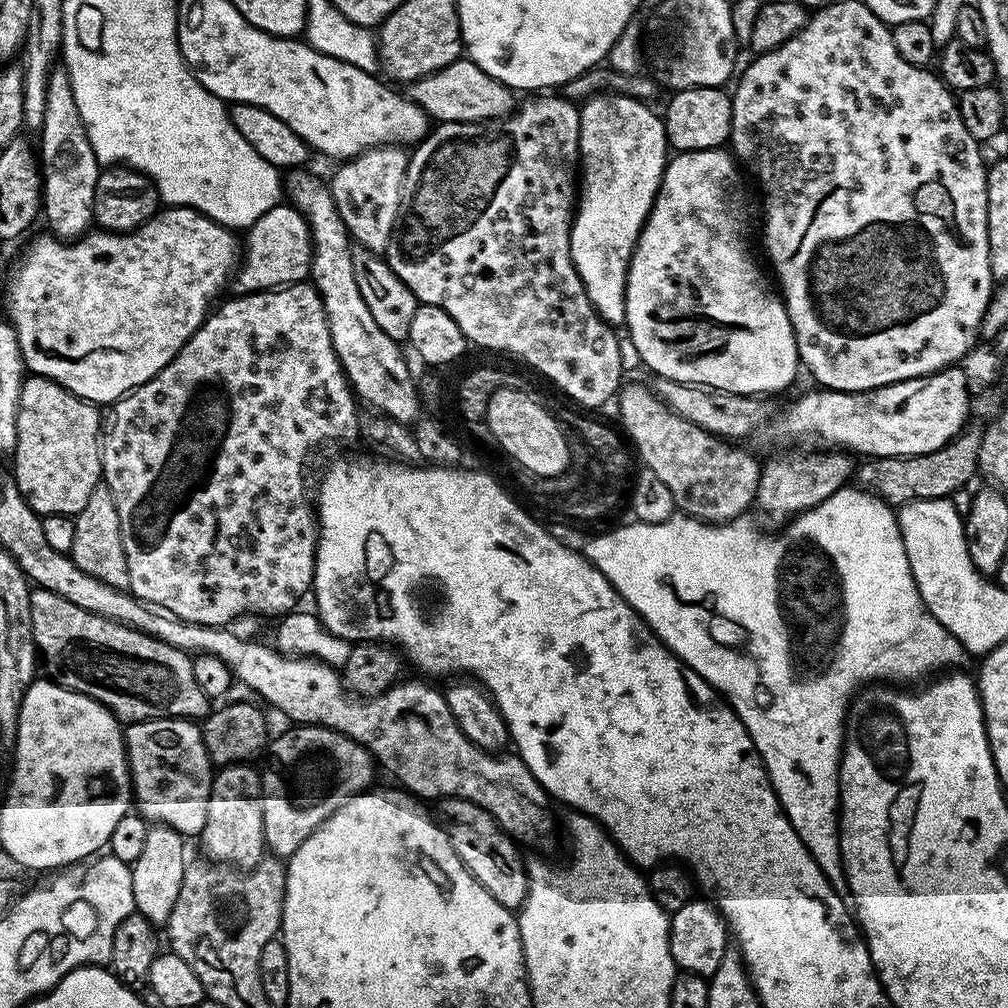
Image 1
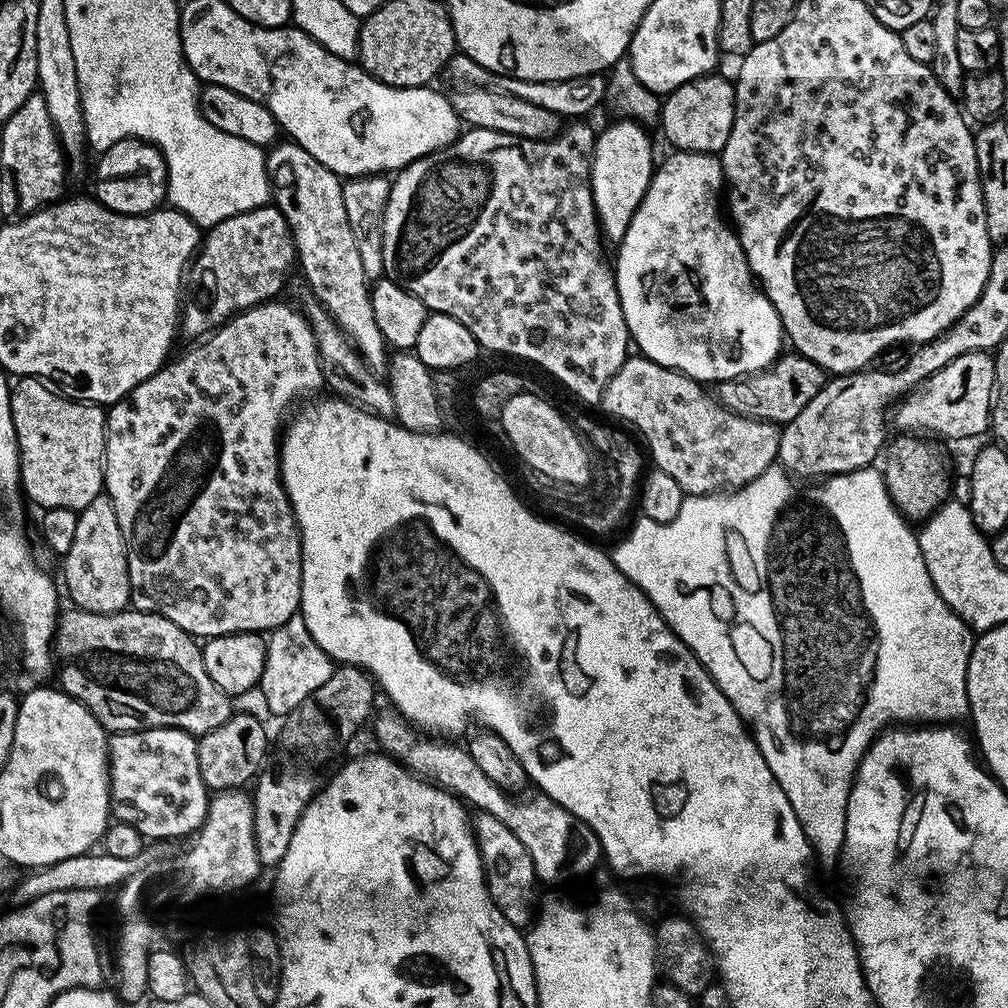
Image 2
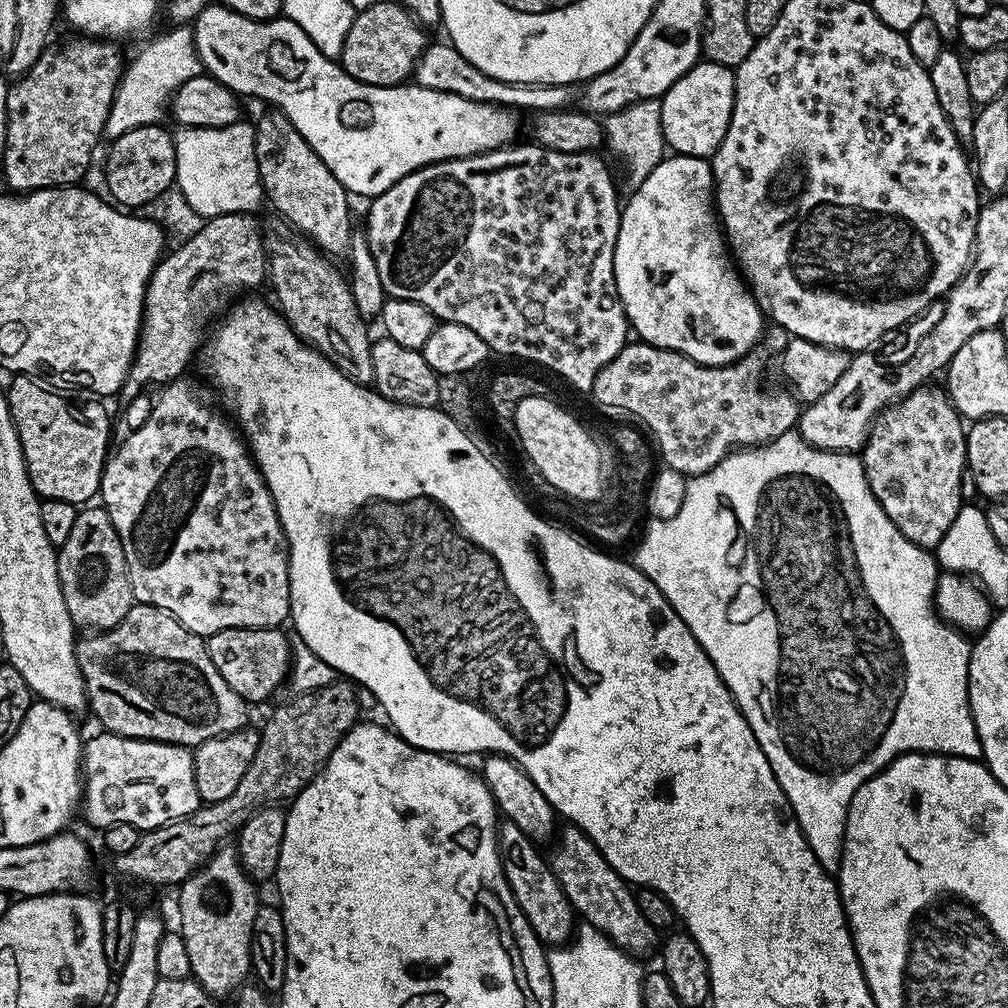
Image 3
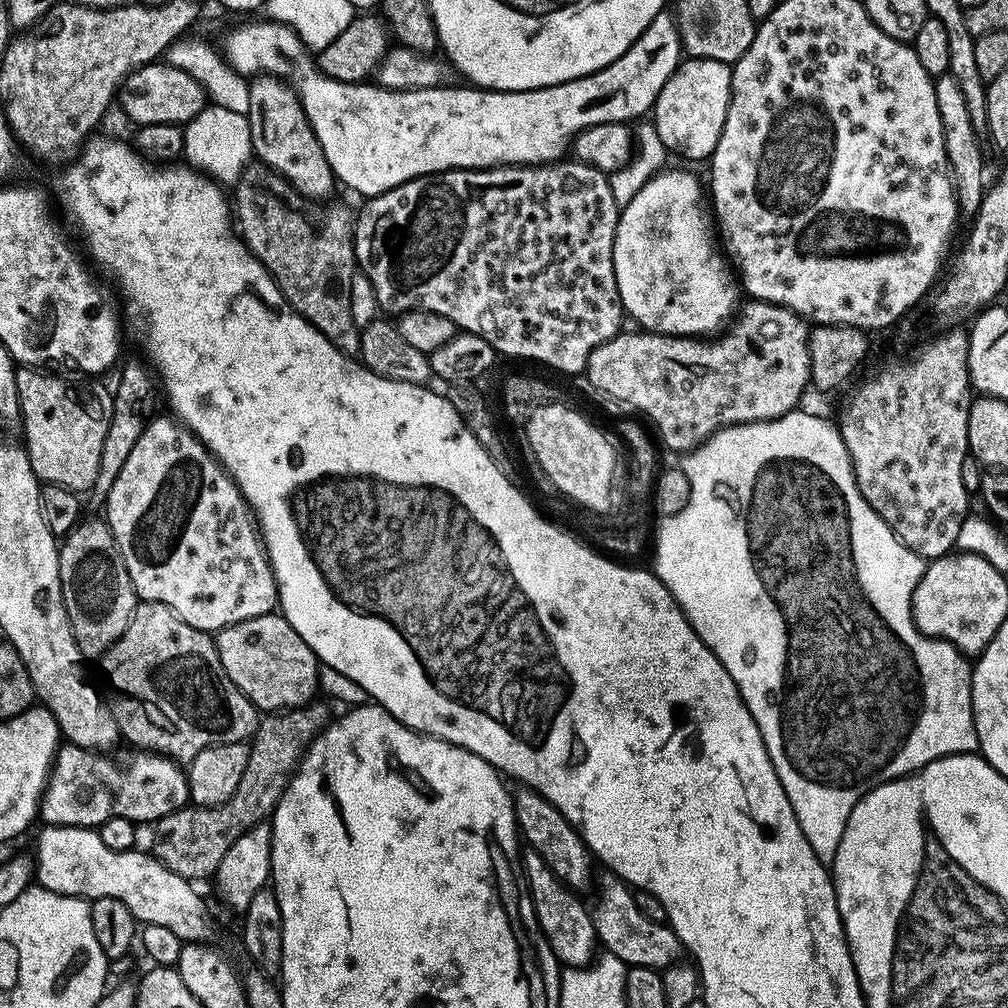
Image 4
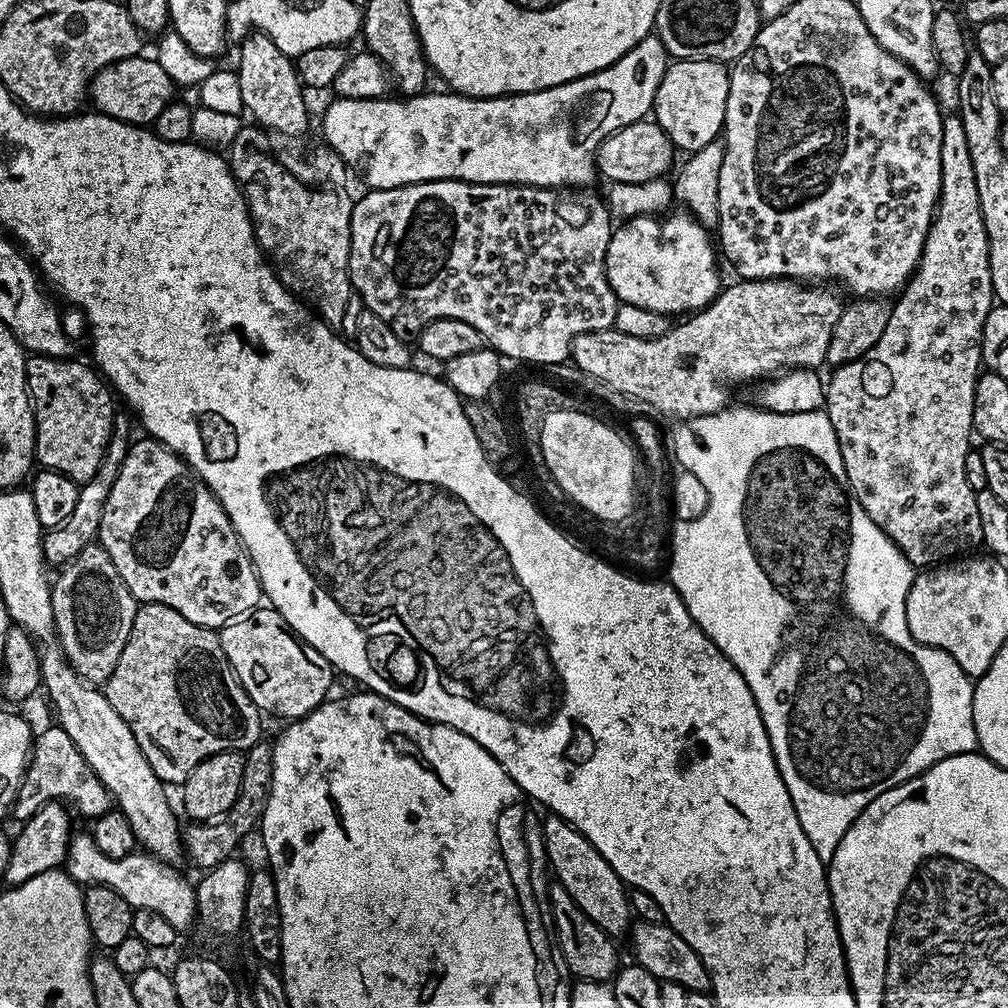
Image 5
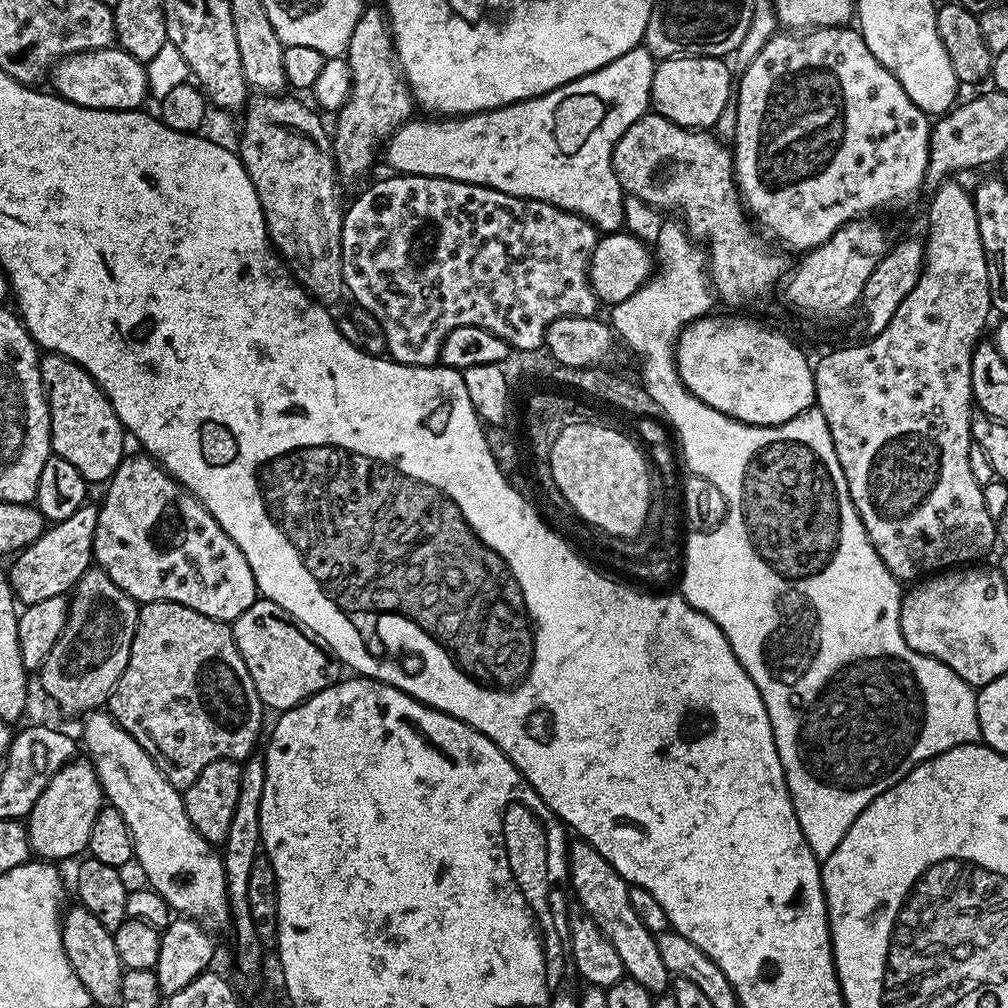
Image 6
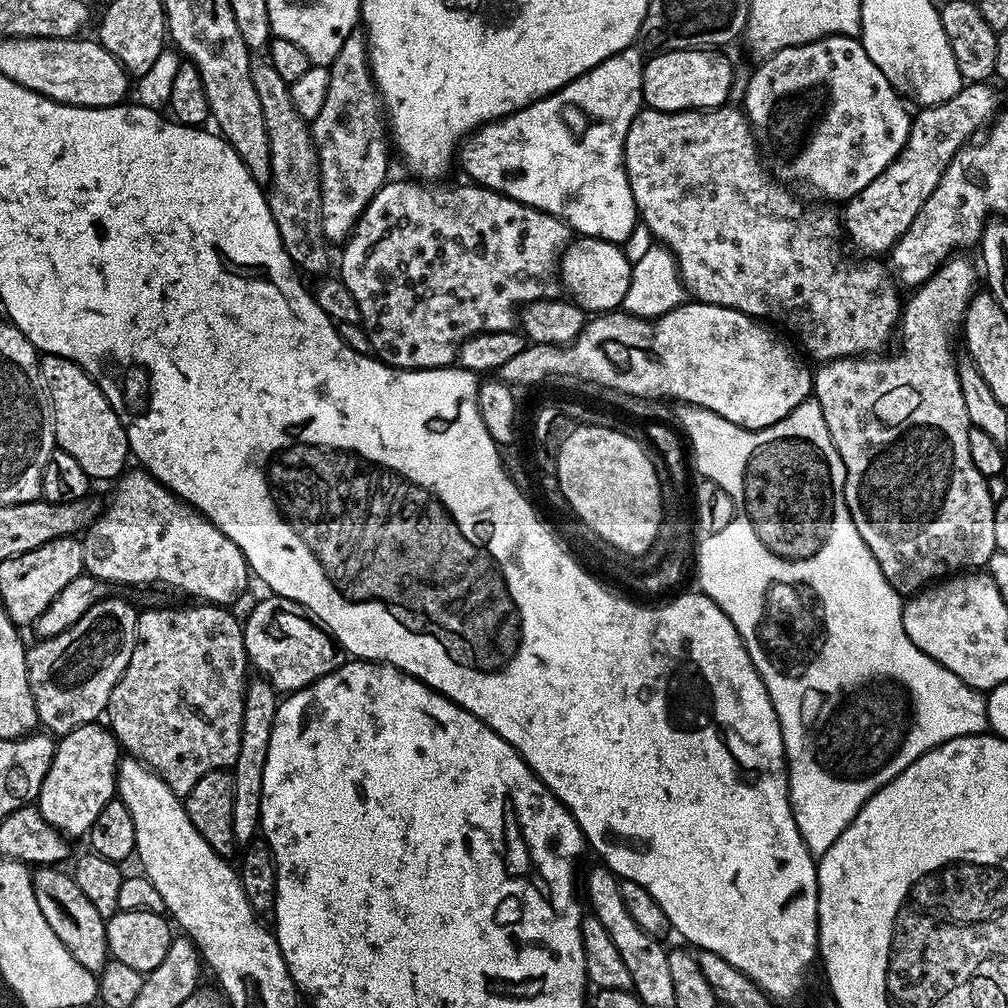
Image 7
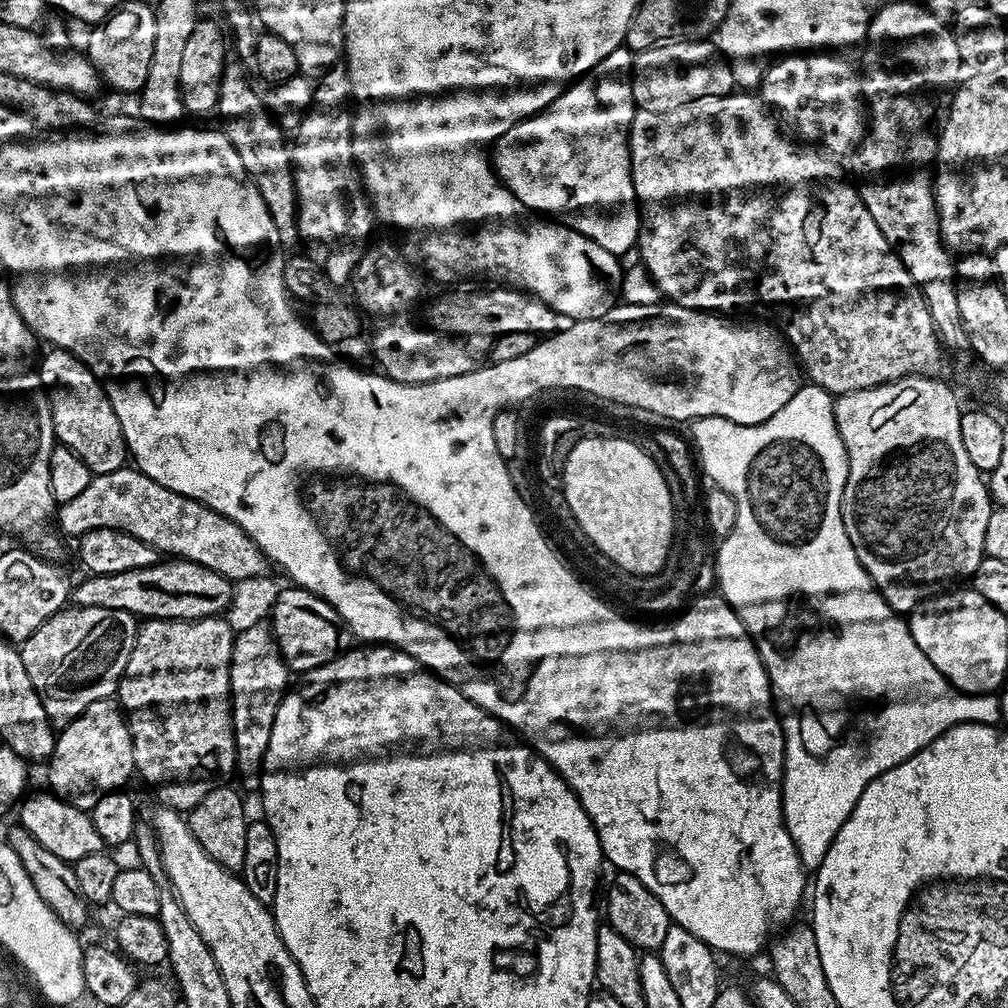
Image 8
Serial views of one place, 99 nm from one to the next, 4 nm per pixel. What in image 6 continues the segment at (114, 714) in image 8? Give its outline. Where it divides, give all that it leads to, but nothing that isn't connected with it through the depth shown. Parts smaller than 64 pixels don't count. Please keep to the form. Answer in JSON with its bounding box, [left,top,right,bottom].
[26,758,106,862]

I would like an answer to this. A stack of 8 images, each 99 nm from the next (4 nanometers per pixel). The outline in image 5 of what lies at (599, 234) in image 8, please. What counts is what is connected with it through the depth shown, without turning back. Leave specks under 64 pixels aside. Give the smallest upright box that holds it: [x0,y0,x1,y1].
[324,34,670,190]

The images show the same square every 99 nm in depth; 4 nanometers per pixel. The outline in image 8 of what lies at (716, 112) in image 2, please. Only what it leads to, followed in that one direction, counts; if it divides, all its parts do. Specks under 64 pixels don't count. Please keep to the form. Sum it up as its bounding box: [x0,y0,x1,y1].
[632,40,736,110]

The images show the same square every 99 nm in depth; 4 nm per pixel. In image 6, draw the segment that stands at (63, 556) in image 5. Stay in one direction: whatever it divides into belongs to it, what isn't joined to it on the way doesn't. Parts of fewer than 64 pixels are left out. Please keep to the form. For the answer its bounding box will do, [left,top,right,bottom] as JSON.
[7,502,99,605]

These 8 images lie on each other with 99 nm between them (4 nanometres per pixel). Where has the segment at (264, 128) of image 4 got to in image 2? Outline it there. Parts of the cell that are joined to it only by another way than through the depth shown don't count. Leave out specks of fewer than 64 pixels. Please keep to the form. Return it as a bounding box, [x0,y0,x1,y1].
[266,142,390,373]

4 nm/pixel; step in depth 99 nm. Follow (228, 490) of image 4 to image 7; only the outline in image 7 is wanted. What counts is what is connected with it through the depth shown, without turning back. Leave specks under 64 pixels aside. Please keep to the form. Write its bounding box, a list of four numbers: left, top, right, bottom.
[83,475,250,606]

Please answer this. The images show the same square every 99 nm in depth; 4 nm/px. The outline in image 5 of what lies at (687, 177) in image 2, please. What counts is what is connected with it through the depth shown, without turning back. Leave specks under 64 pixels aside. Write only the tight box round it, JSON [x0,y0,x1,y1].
[606,214,722,318]

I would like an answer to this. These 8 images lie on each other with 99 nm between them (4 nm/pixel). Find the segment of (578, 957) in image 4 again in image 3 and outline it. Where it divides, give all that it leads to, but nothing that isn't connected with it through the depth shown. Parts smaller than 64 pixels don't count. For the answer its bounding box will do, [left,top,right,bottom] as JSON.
[498,820,578,946]

